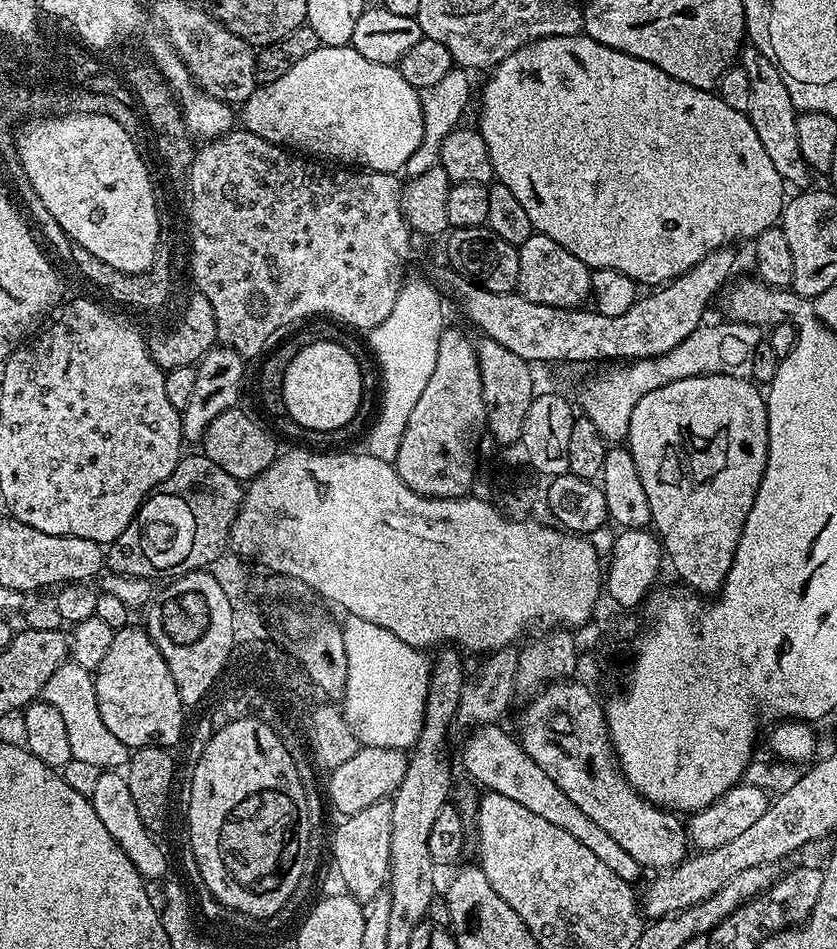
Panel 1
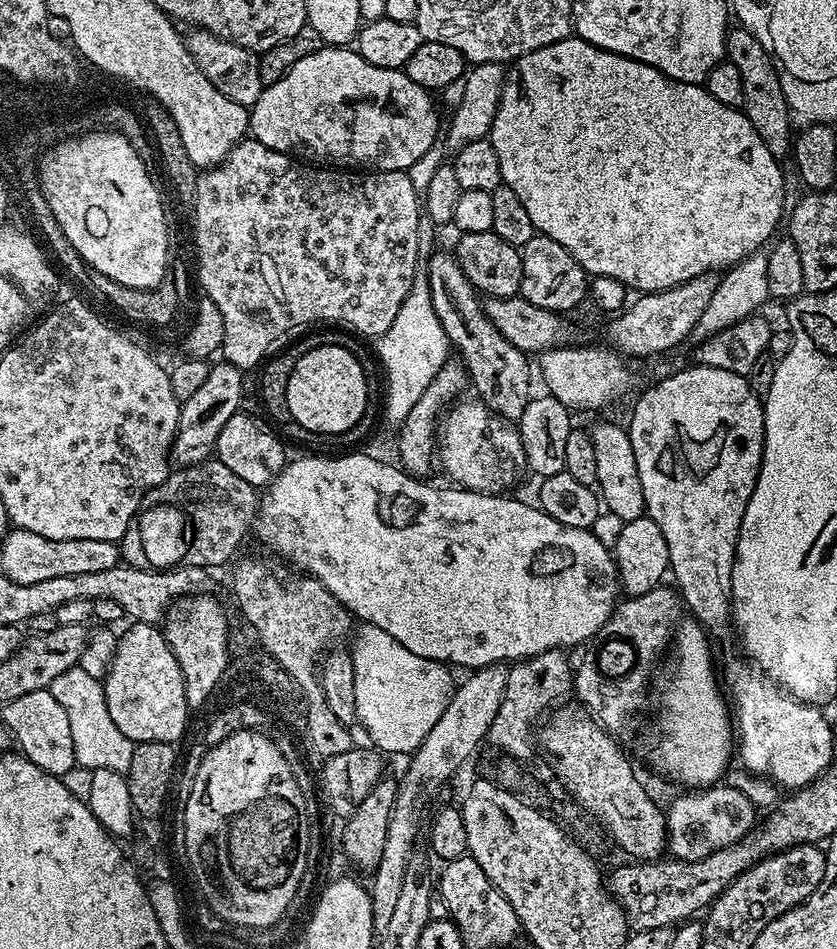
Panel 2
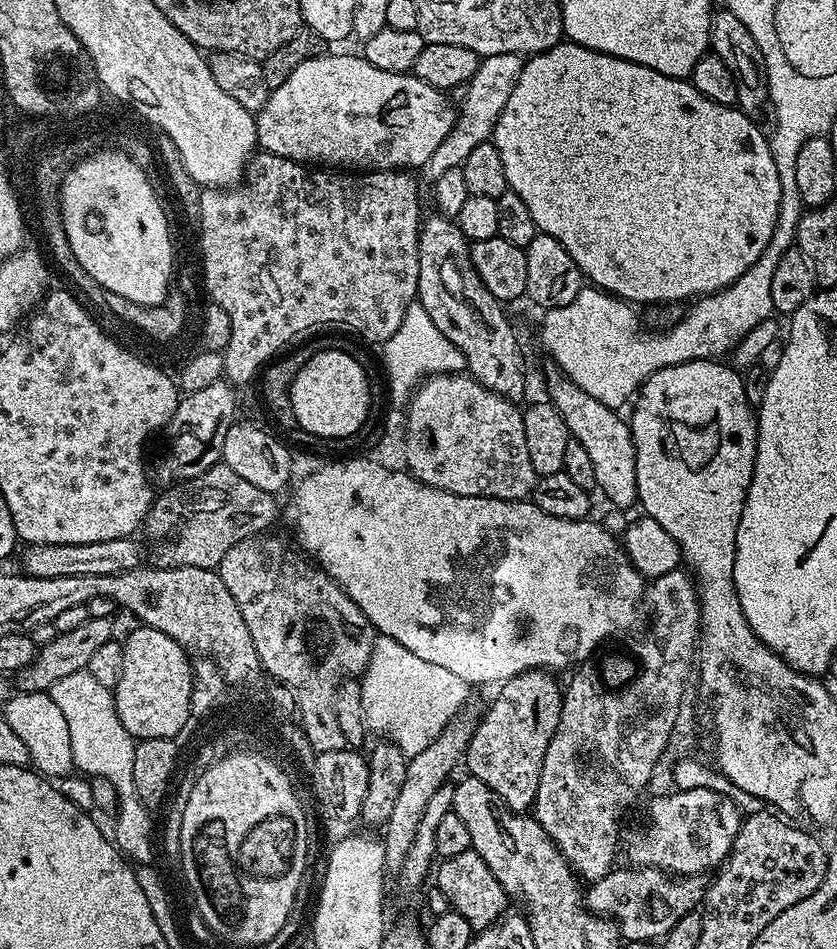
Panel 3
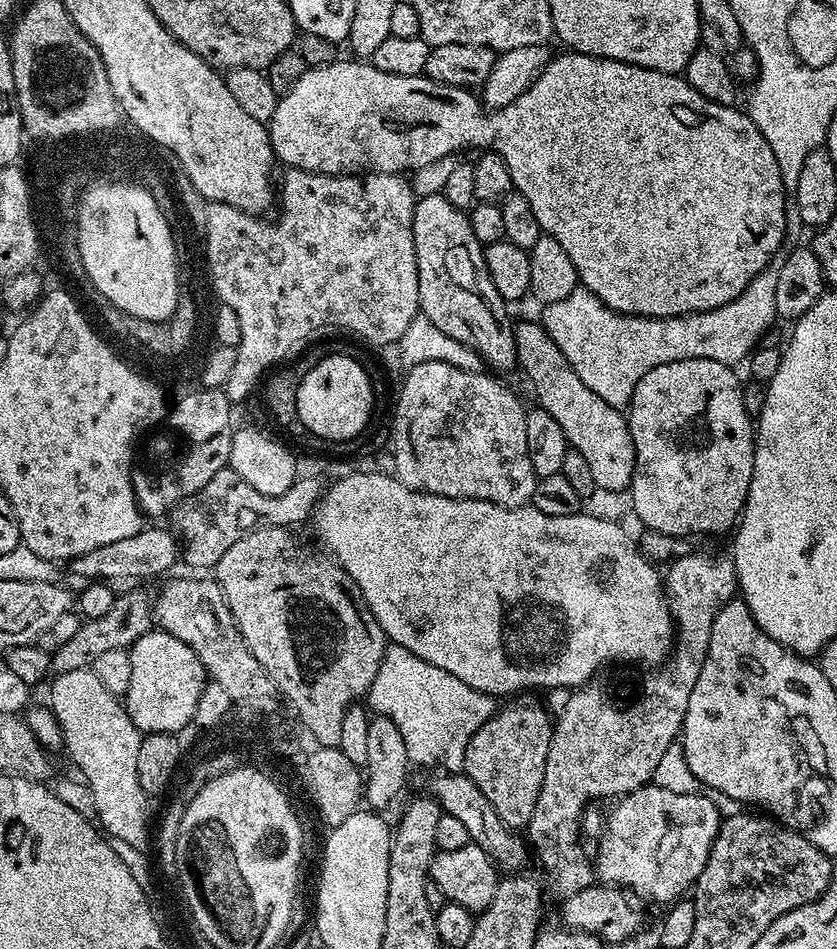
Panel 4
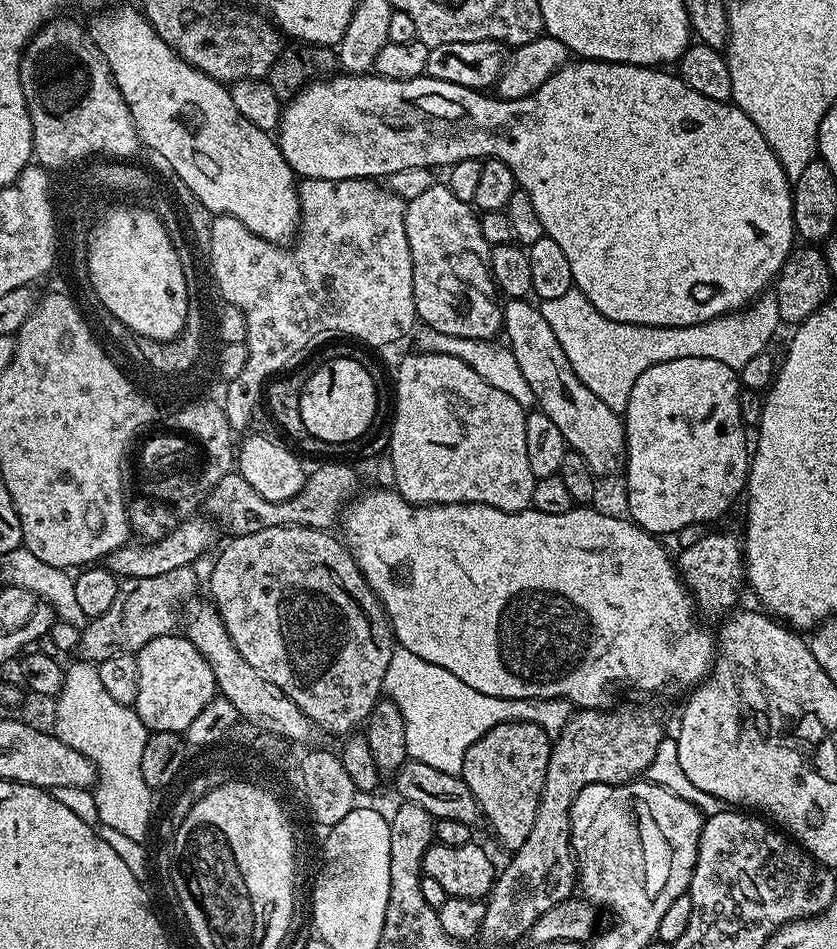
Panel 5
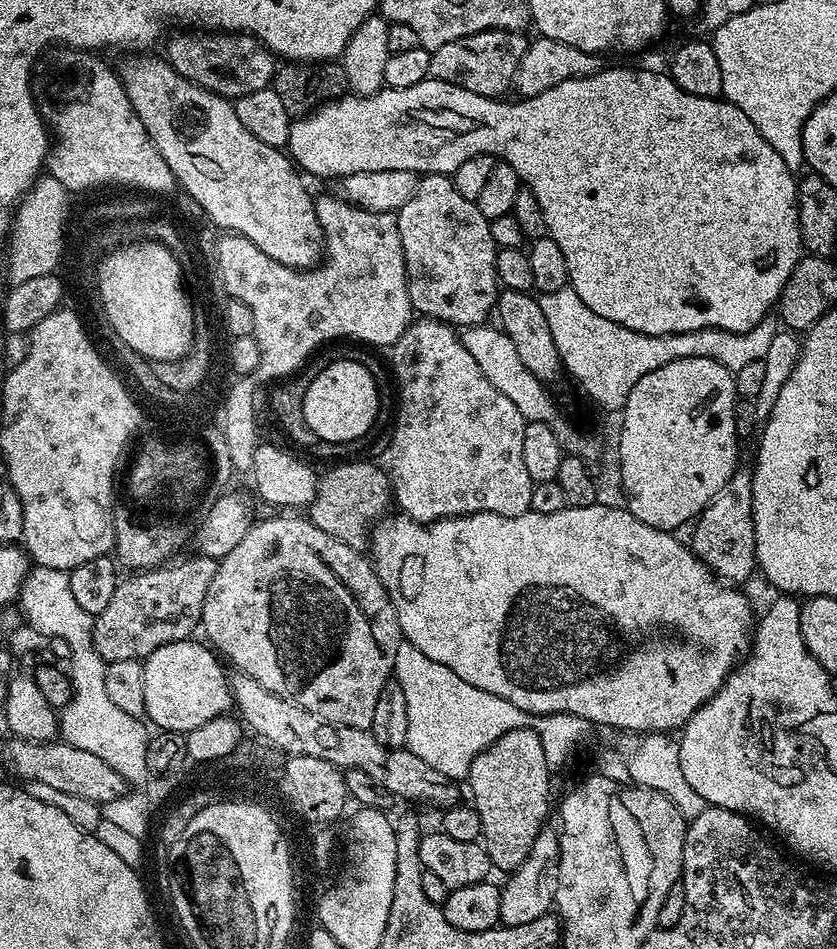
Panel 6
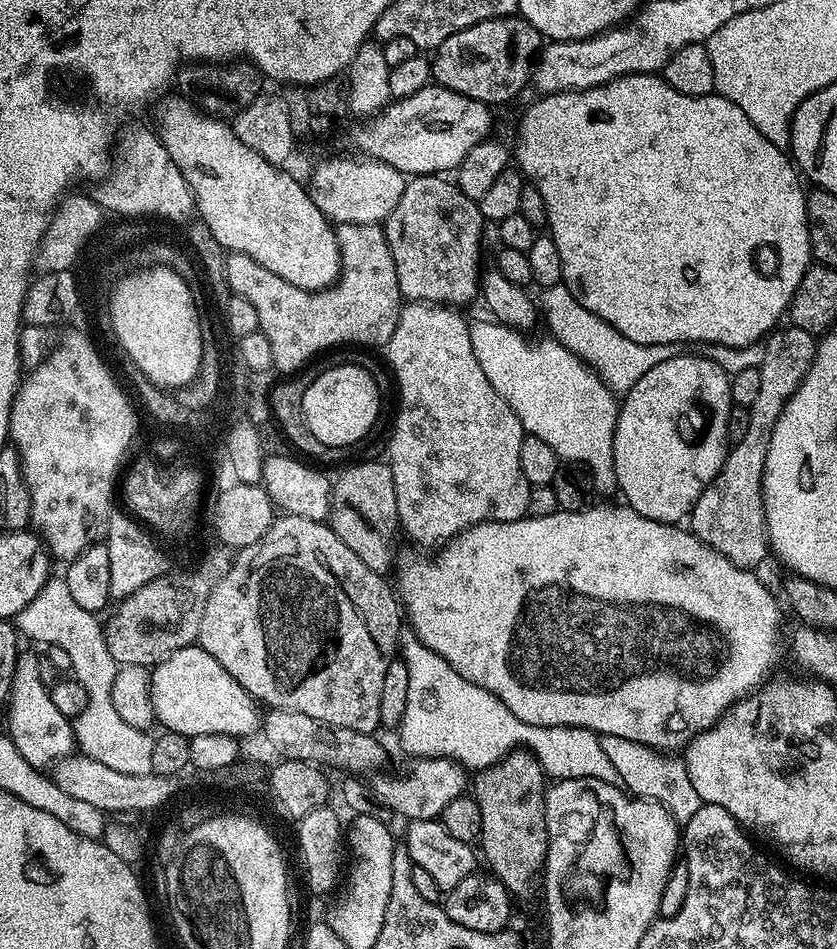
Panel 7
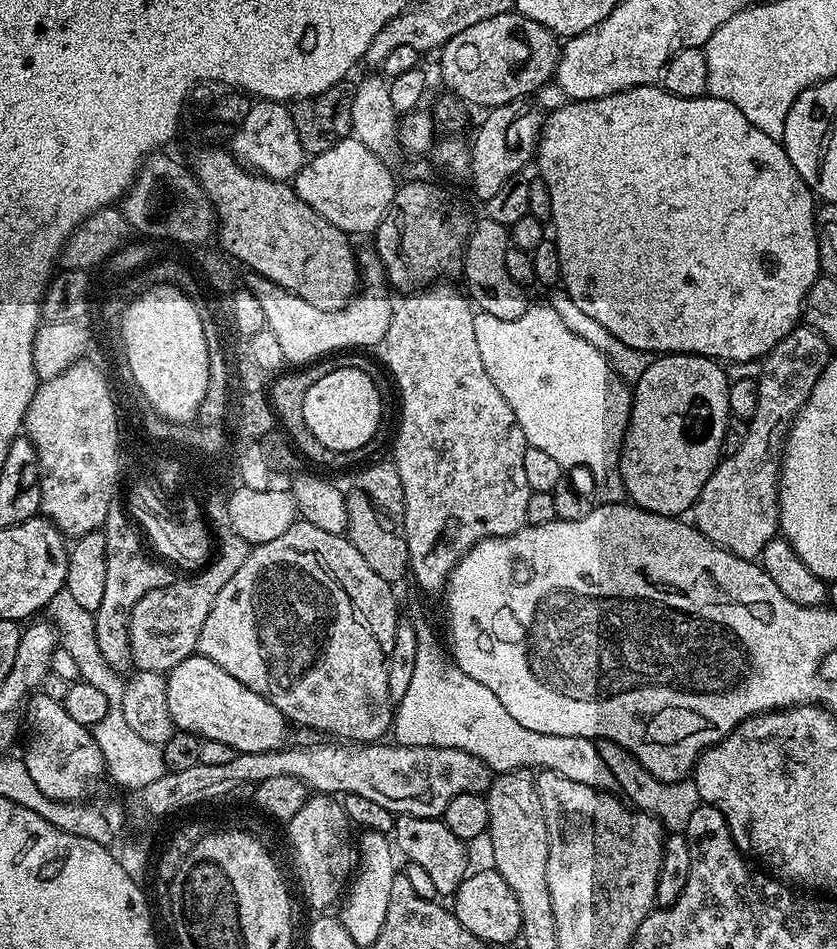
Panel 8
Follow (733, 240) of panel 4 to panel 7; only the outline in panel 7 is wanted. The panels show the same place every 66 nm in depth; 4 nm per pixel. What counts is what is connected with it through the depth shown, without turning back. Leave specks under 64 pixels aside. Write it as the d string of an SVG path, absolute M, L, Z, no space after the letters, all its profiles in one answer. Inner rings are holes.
M639 72L633 76L623 76L617 80L611 80L608 84L587 88L581 92L553 92L536 99L540 100L534 101L525 110L524 117L520 120L520 133L516 136L516 148L514 144L514 160L520 171L536 187L538 194L542 194L542 202L546 202L546 214L548 215L546 228L552 237L554 246L558 246L558 255L562 258L562 274L564 275L562 283L569 288L570 294L586 310L590 310L598 318L604 319L606 323L618 330L618 333L630 338L631 342L676 344L679 346L685 346L685 344L698 344L698 346L721 344L722 346L736 348L750 347L752 344L761 343L785 319L794 294L798 290L806 270L813 263L808 215L806 214L806 202L808 201L806 188L800 185L800 180L802 181L801 173L790 159L789 153L785 149L774 146L774 142L770 142L770 138L766 138L766 134L762 134L762 130L758 130L758 126L754 126L754 122L750 122L750 118L746 118L746 114L742 114L742 110L738 110L738 106L734 106L734 102L730 102L726 97L719 94L710 96L678 94L678 90L674 90L674 86L670 86L659 75L646 72ZM429 86L418 90L418 94L410 94L401 100L393 99L383 112L357 123L360 125L356 128L355 151L367 159L386 162L409 177L448 174L460 167L462 158L466 158L466 154L470 154L470 150L474 150L476 144L489 139L492 112L493 109L489 105L474 98L466 98L449 88Z

